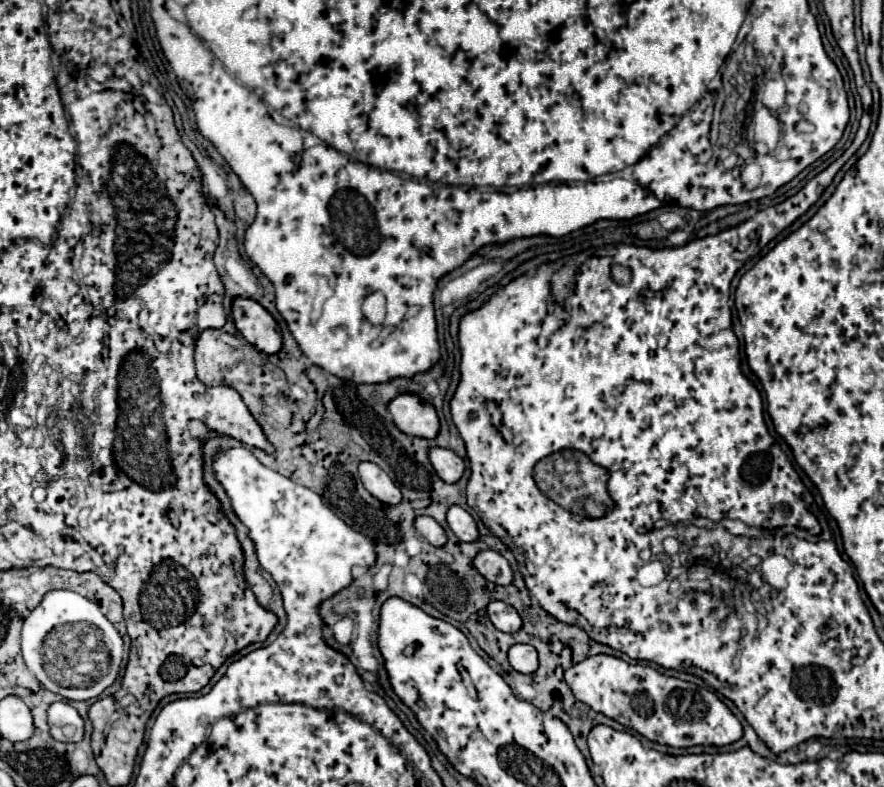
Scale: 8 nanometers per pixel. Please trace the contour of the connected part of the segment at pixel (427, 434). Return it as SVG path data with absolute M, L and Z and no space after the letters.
M401 393L389 403L389 413L395 425L413 437L433 439L439 431L435 407L413 393Z

